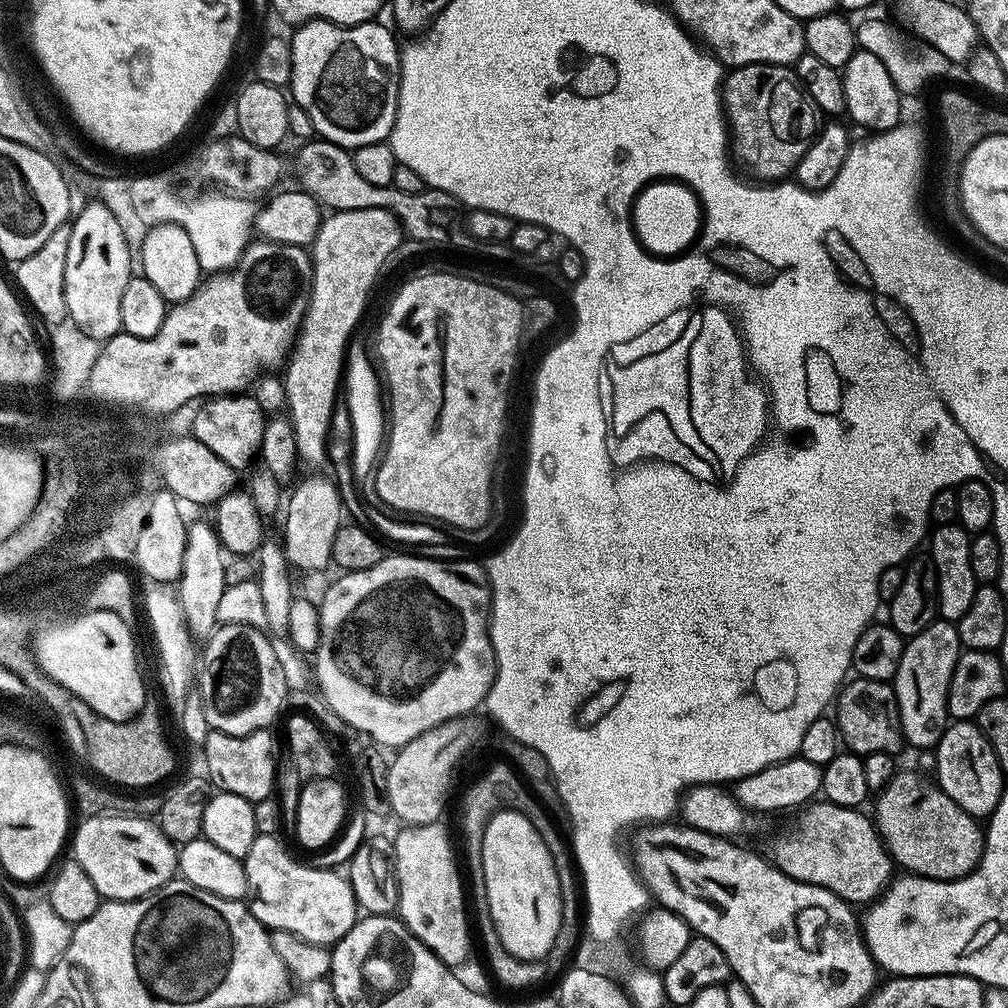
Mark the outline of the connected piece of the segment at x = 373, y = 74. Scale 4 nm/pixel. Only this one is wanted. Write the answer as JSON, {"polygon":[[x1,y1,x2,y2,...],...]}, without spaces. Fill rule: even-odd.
{"polygon":[[308,20,290,36,291,99,306,110,313,133,340,148,355,150,383,144,392,134,400,93,402,48,392,37,393,29,380,23,341,26,329,20]]}

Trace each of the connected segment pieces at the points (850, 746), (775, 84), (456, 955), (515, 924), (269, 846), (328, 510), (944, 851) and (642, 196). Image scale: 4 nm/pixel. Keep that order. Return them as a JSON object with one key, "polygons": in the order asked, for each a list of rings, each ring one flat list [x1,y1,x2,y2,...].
{"polygons":[[[863,678,845,683,834,704,834,719,840,730,843,747,861,758,875,752,896,754,900,747,905,747,900,711,896,705,896,690,891,683]],[[782,64,733,68,722,81,722,99,735,155,737,152,765,181,780,182,791,177,818,131,818,109,804,93,795,71]],[[443,823,405,827,394,840,394,871,400,895,399,919,427,948,449,966,457,966,472,952,472,932,464,909,464,884,456,869,452,840]],[[505,810,495,812,484,831,480,847,480,868,484,872,484,896,488,899,488,912,496,923,495,935,504,943,504,949,519,960,544,960,547,952,556,946,556,939,564,921,560,879,556,873,556,859,550,854,546,842,532,825,532,819,521,812]],[[257,835,254,846,250,846,242,858,254,918,258,918,269,930,289,932,311,944,335,945,355,926,358,919,356,895,347,875,340,873,339,876,328,868,311,868,308,864,299,864,278,841,276,836]],[[312,478,304,480,292,492,292,497,287,497,286,510,288,506,288,517,284,520,284,540,282,547,287,561,293,569,301,568,304,572,316,572,319,568,329,567,332,564,332,547,334,546,334,534,342,527,342,501,340,489,336,487,331,479,322,480]],[[897,771,887,786,875,797,874,823,889,856,905,873,925,876,931,880,960,880,969,876,980,865,984,853,985,829,978,825,977,817,966,814,935,783,920,784,916,788,916,776,912,772]],[[668,172,659,173,657,176,648,177,648,180,641,181,632,194,633,197,629,201,629,232,631,240,640,250,672,252,678,248,686,248,686,242,692,238,692,234,704,232,709,226,708,204,704,196,700,196,700,188,697,188,697,183,692,183,690,179]]]}

